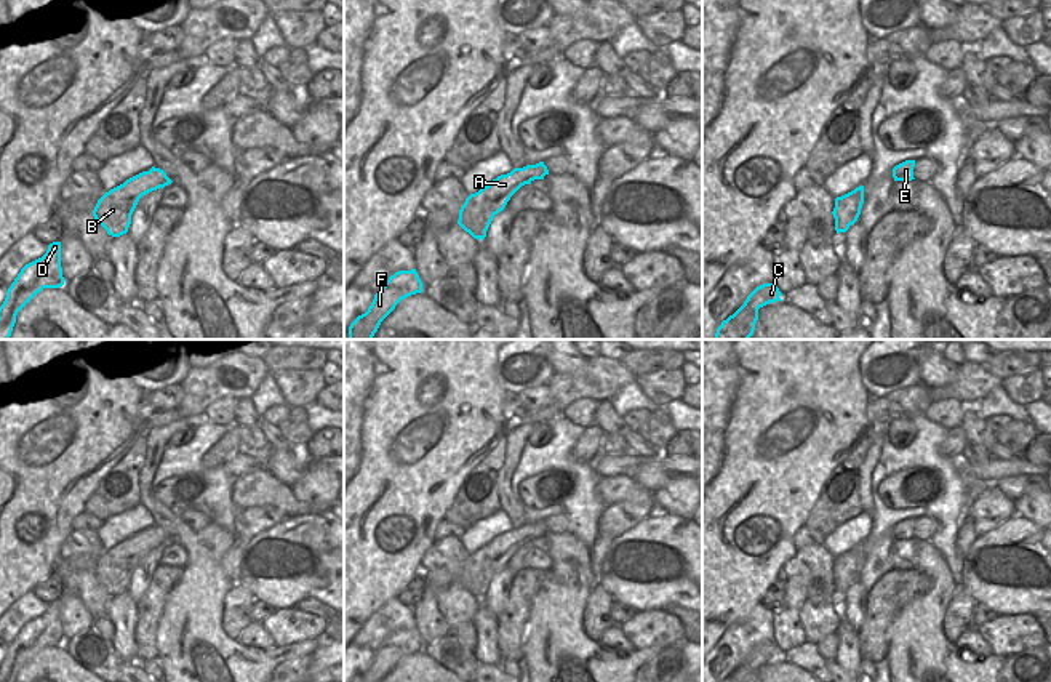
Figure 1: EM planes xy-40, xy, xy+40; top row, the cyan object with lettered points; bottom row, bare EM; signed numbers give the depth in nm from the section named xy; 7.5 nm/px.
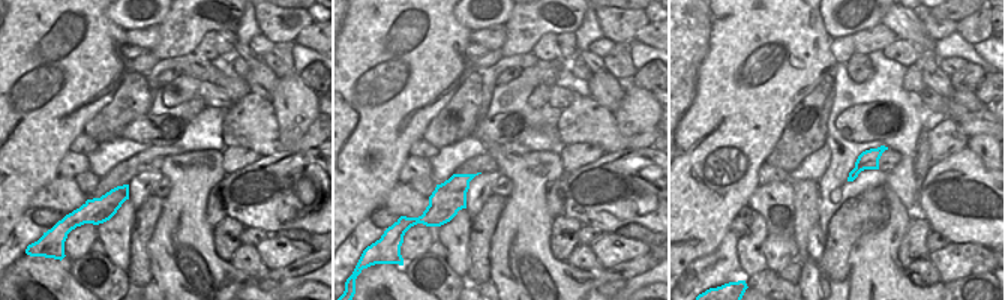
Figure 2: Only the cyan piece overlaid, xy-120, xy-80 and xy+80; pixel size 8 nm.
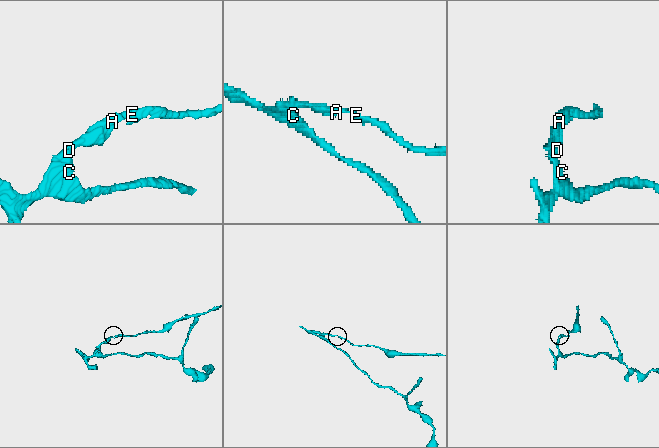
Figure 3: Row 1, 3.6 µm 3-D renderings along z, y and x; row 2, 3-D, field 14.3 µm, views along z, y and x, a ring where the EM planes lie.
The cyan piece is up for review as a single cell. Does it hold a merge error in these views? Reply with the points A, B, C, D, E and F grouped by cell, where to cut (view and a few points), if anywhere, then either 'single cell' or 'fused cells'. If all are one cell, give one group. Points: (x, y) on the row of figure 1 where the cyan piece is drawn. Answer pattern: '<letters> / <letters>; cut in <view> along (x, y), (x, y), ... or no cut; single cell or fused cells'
A B C D F / E; cut in xy along (523, 167), (530, 181); fused cells

